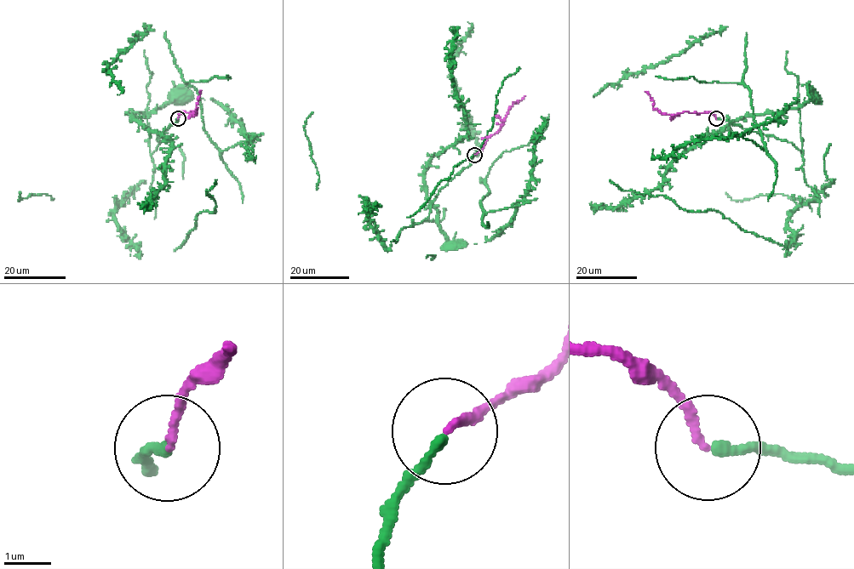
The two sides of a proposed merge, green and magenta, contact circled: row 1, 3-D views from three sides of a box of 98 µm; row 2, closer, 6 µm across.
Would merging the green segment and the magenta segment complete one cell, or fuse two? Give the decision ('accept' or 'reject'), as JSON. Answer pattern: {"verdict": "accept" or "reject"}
{"verdict": "accept"}

